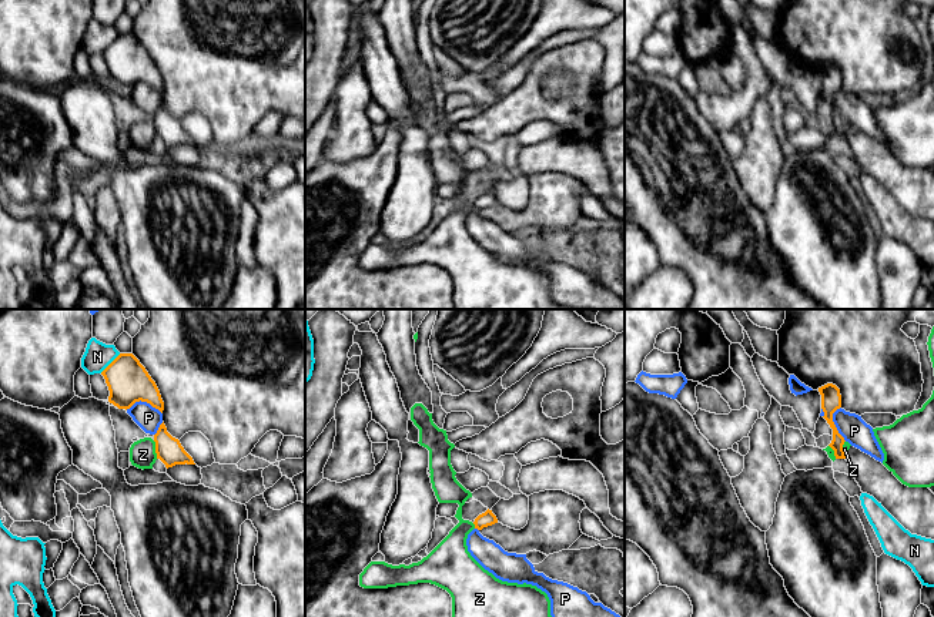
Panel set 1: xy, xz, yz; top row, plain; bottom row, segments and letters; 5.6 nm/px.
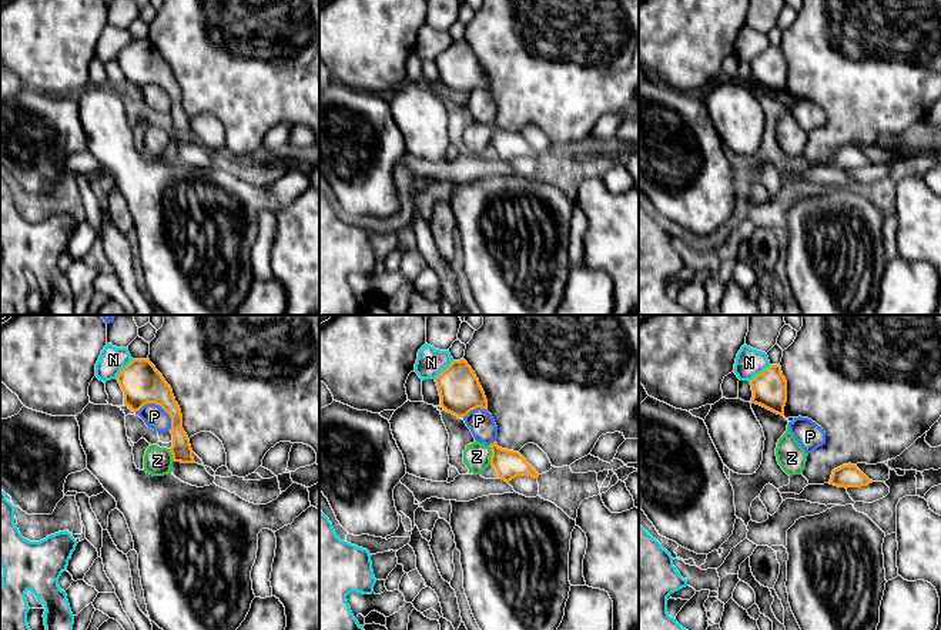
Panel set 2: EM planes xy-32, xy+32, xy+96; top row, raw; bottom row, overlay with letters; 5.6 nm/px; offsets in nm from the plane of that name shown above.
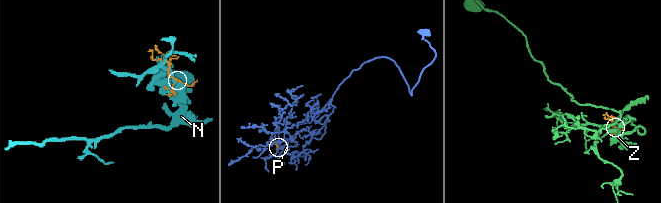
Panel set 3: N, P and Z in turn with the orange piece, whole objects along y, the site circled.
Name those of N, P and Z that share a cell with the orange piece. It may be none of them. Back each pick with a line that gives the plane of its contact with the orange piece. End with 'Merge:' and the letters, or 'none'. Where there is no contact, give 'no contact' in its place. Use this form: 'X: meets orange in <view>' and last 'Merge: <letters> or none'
Merge: none

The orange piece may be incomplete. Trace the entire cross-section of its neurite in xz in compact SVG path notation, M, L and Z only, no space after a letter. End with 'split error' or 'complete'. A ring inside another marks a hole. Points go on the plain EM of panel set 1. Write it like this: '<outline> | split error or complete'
M489 190L485 194L479 195L473 202L475 209L478 211L482 211L483 208L492 207L495 204L498 204L498 199Z | complete

